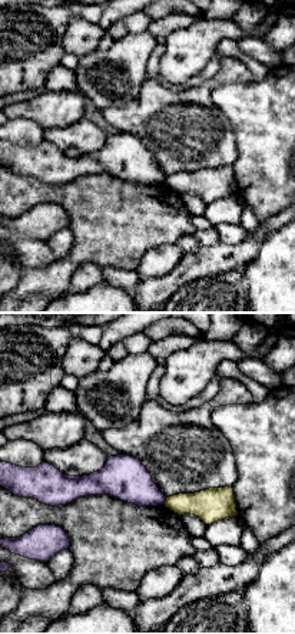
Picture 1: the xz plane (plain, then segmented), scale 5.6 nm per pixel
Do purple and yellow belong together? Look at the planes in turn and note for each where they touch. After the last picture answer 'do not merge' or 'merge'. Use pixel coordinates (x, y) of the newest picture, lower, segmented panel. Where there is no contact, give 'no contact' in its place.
meets purple at (165, 499)

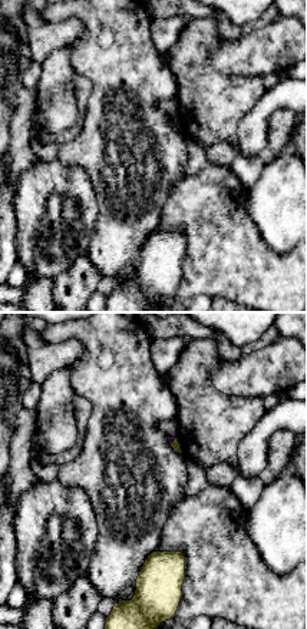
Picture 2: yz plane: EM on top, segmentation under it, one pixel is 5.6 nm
meets purple at (172, 440)

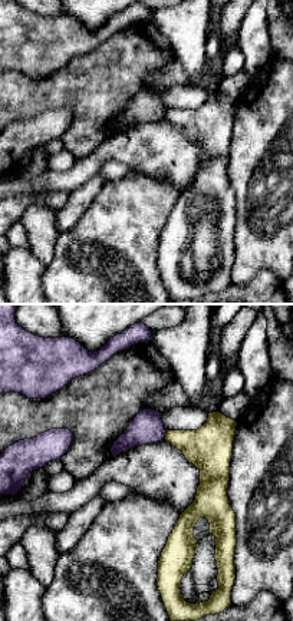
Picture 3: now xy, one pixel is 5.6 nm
meets purple at (164, 435)

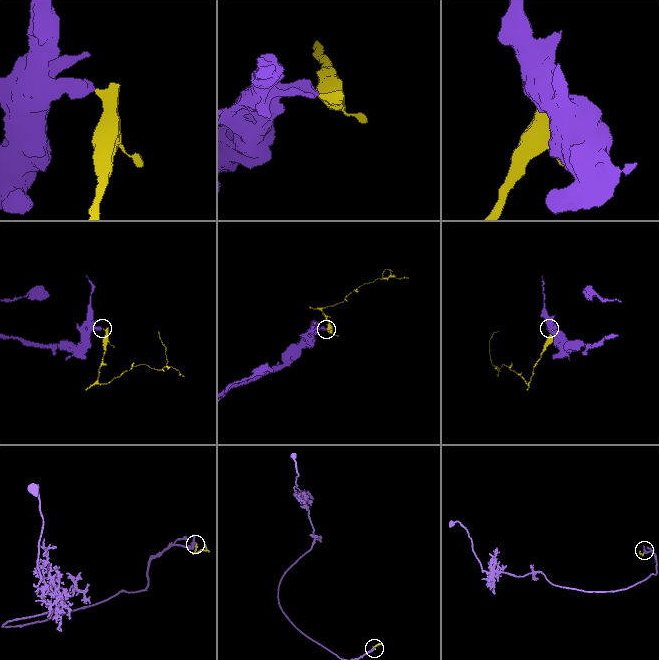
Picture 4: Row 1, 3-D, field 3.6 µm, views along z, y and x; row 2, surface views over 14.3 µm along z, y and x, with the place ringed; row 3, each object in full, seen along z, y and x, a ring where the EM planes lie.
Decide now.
do not merge

